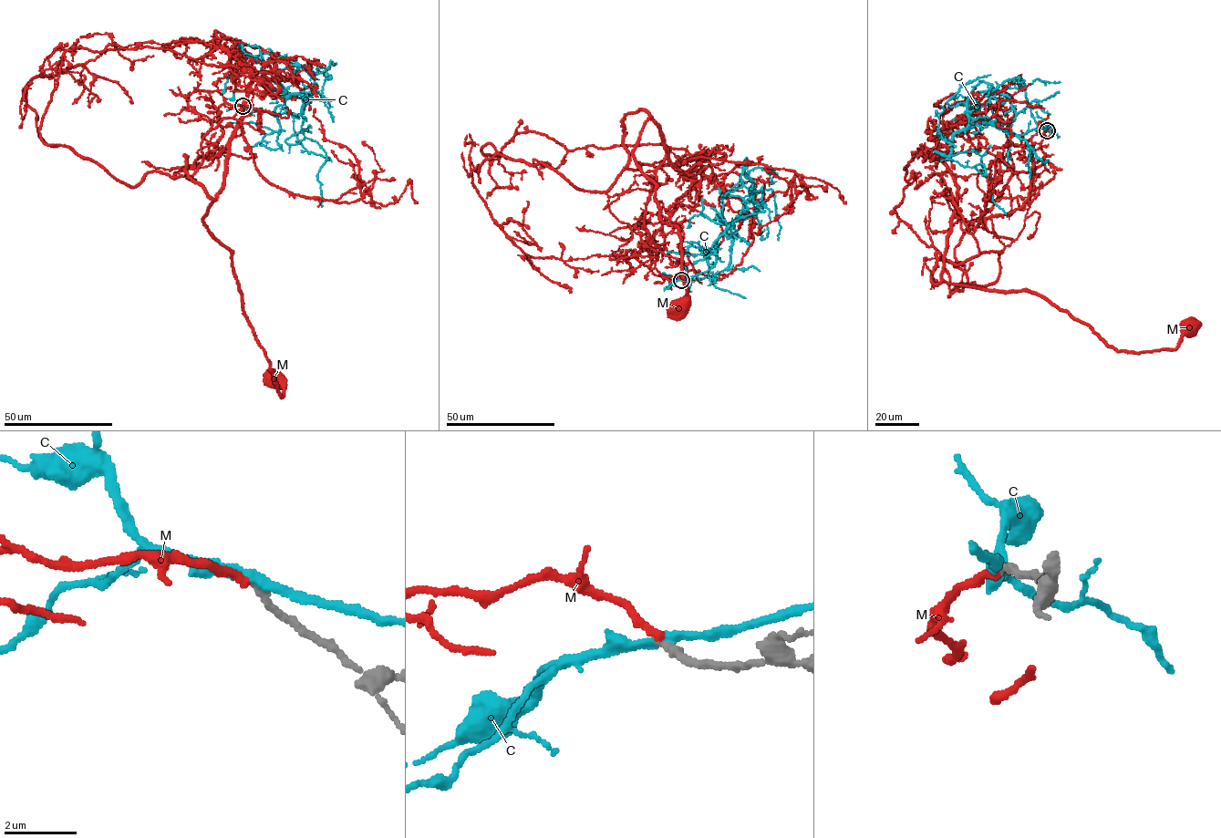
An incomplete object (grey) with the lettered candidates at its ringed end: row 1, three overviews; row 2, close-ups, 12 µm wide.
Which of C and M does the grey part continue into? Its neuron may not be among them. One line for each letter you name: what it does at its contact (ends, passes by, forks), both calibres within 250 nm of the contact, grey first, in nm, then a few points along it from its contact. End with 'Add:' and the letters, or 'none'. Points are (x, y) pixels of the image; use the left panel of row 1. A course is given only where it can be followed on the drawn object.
M: it ends | 220/240 nm | via (243, 106), (216, 108), (210, 158), (225, 146), (228, 158), (203, 220), (231, 253), (274, 382)
Add: M

